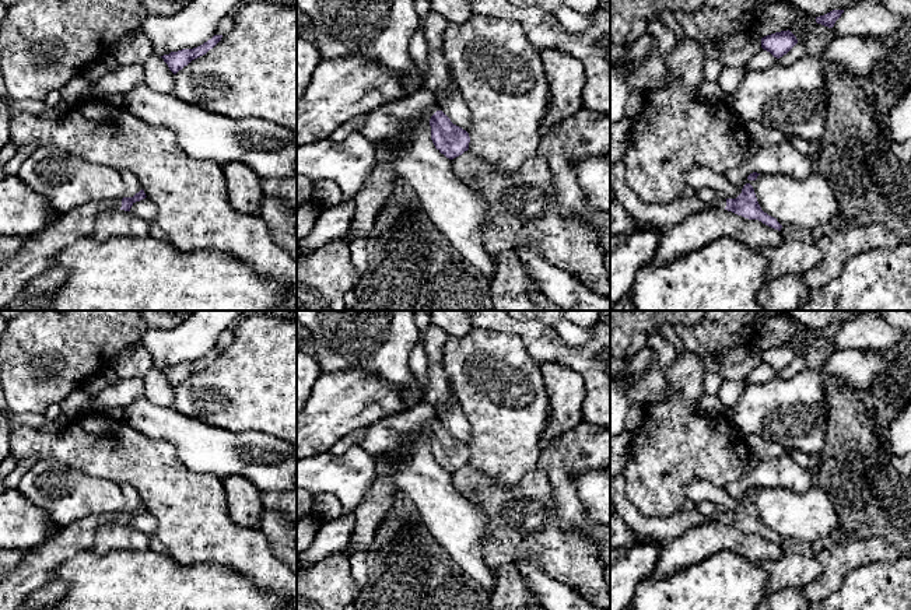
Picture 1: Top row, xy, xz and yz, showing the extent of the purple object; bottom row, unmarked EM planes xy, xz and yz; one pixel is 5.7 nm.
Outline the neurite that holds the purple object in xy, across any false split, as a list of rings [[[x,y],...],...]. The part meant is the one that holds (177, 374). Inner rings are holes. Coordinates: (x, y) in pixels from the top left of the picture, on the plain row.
[[[214,348],[211,353],[204,355],[203,358],[193,362],[182,362],[178,365],[171,365],[169,368],[161,369],[164,375],[168,378],[169,383],[176,388],[185,379],[188,379],[192,374],[206,368],[210,362],[213,362],[220,354],[223,348]]]

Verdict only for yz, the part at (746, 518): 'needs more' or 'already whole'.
needs more

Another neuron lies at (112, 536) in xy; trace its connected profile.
[[[111,522],[98,527],[92,544],[97,554],[106,554],[115,550],[144,551],[148,548],[151,536],[134,529],[132,525]]]

